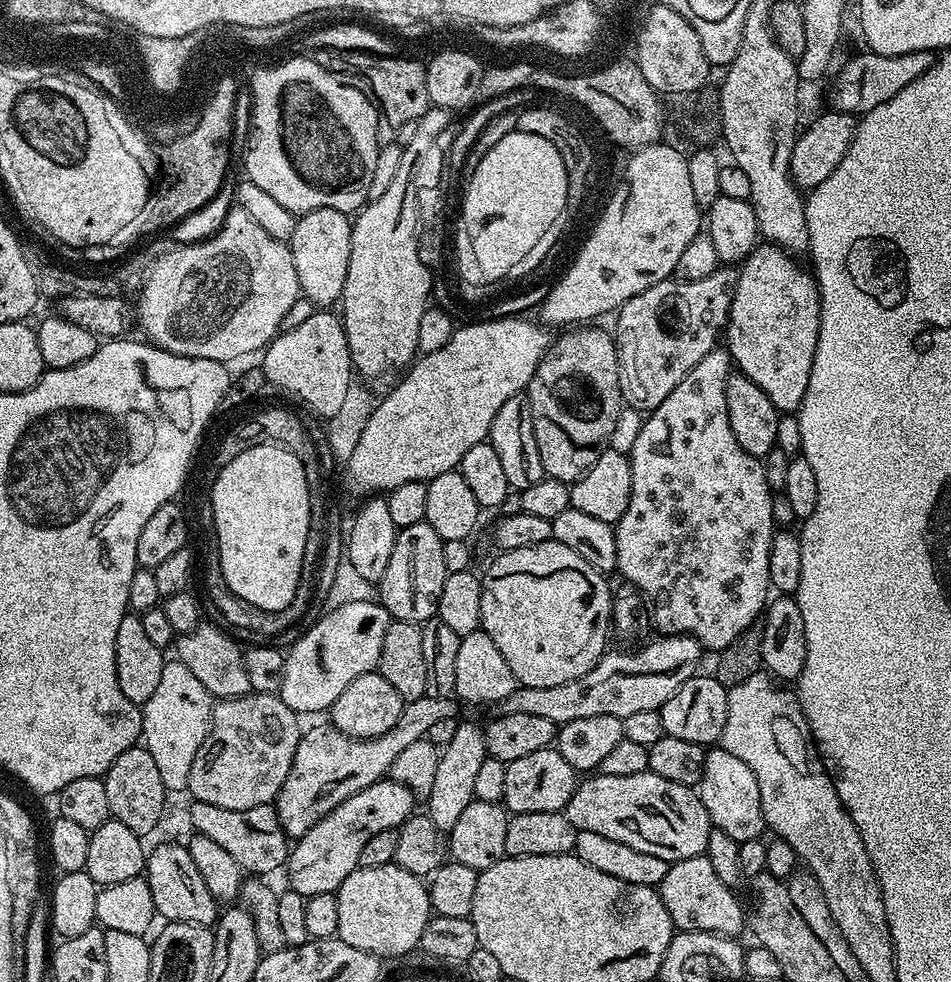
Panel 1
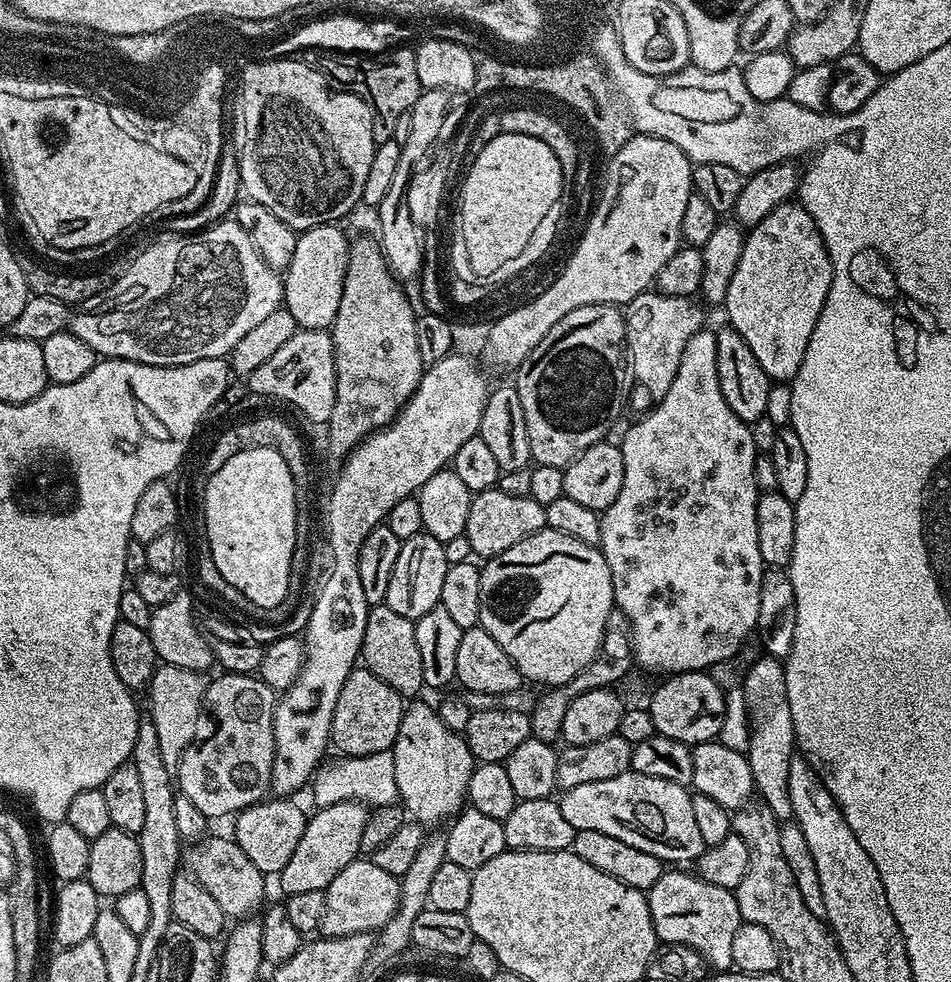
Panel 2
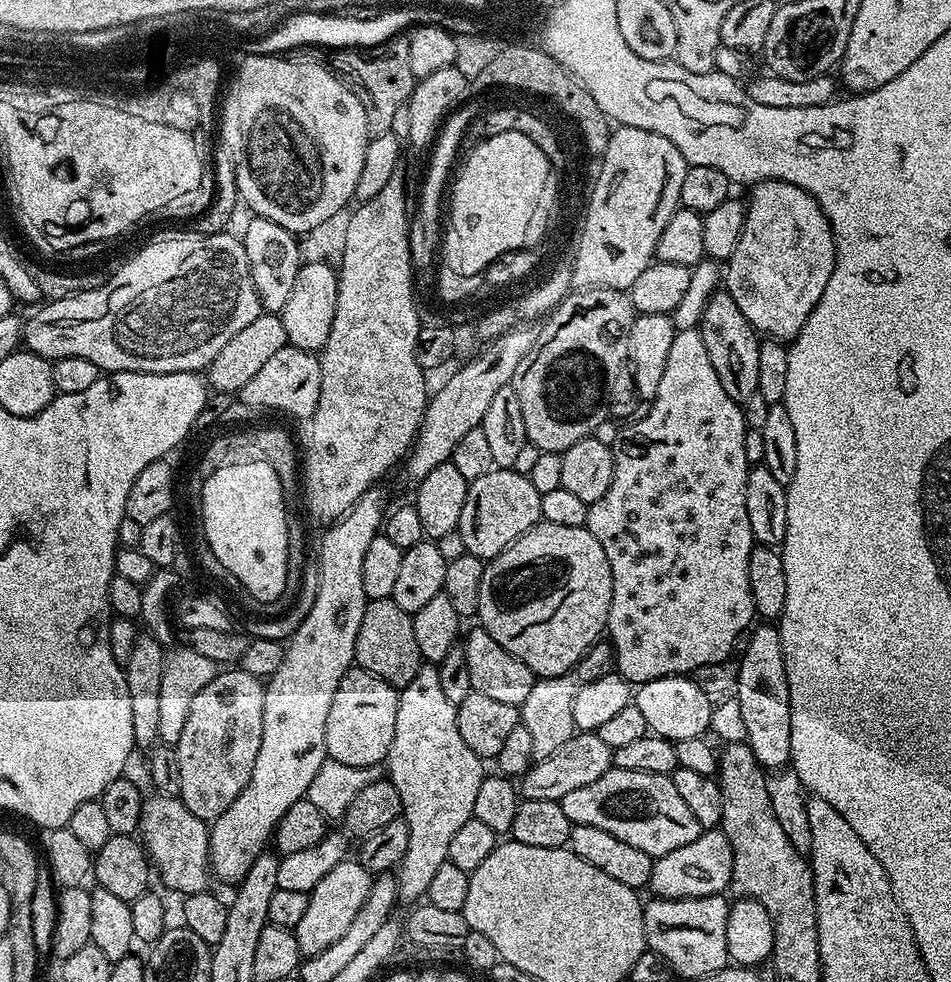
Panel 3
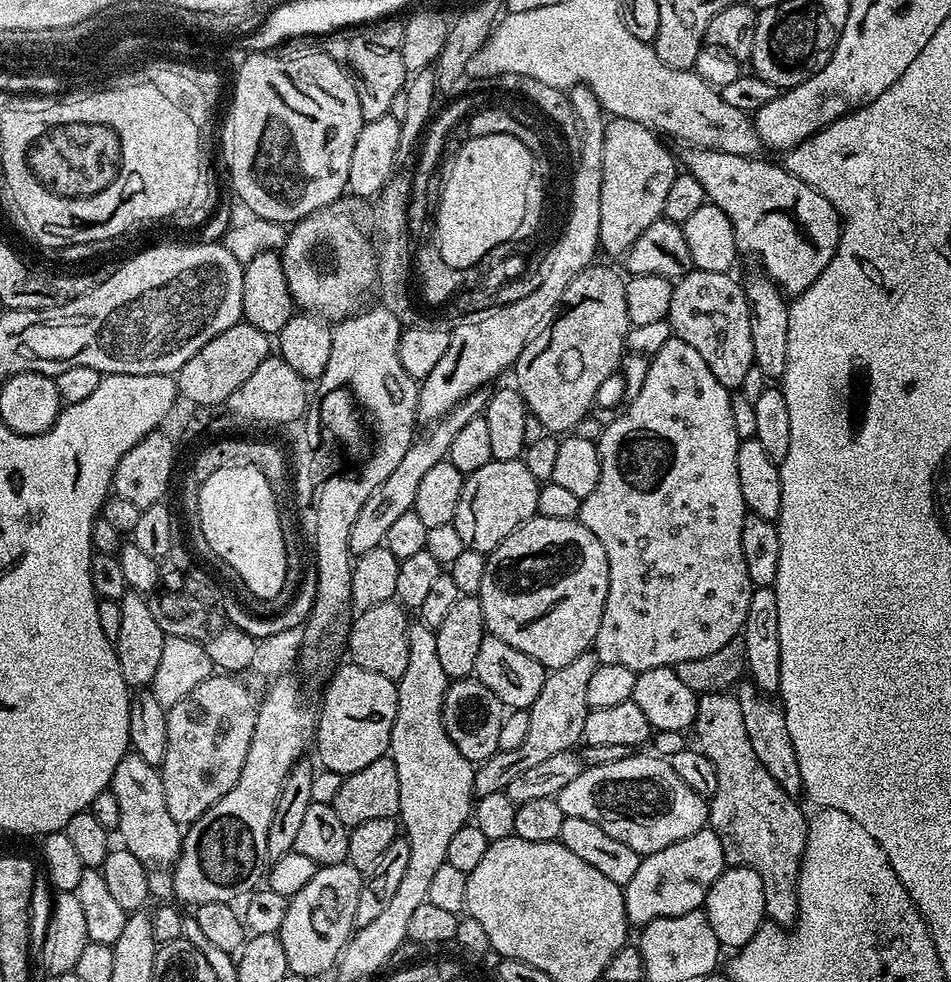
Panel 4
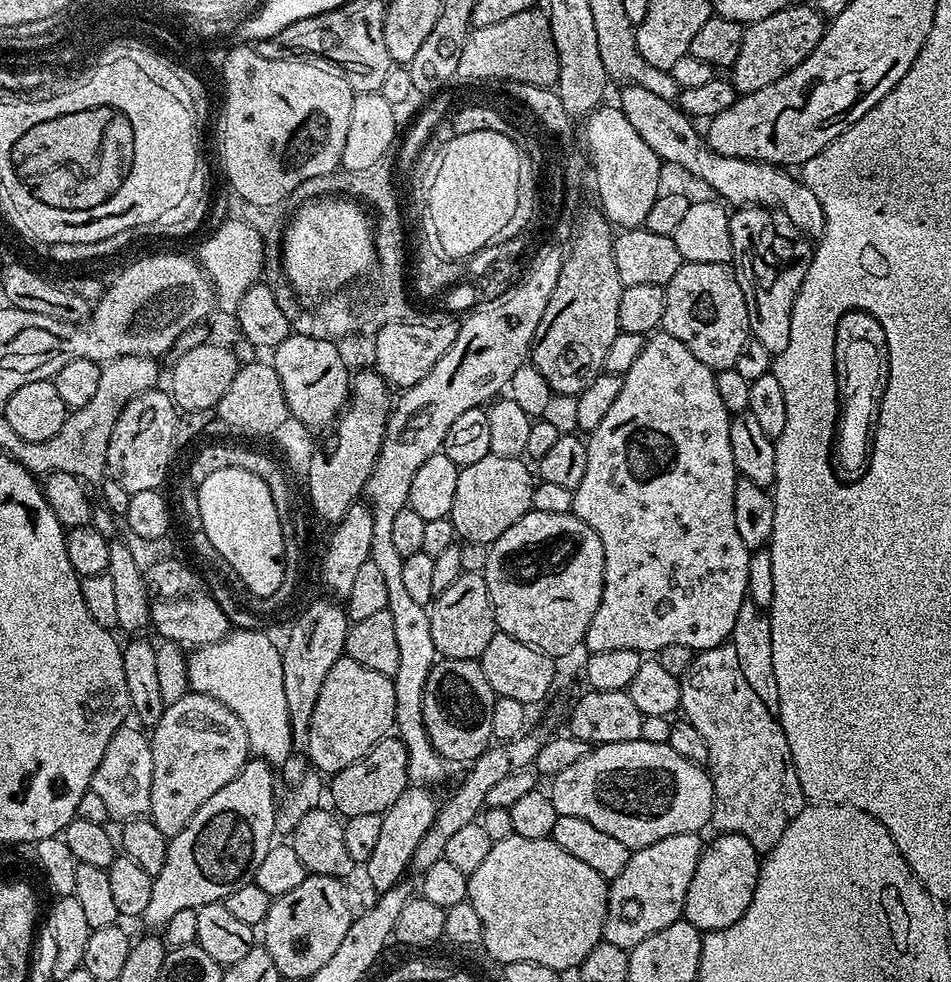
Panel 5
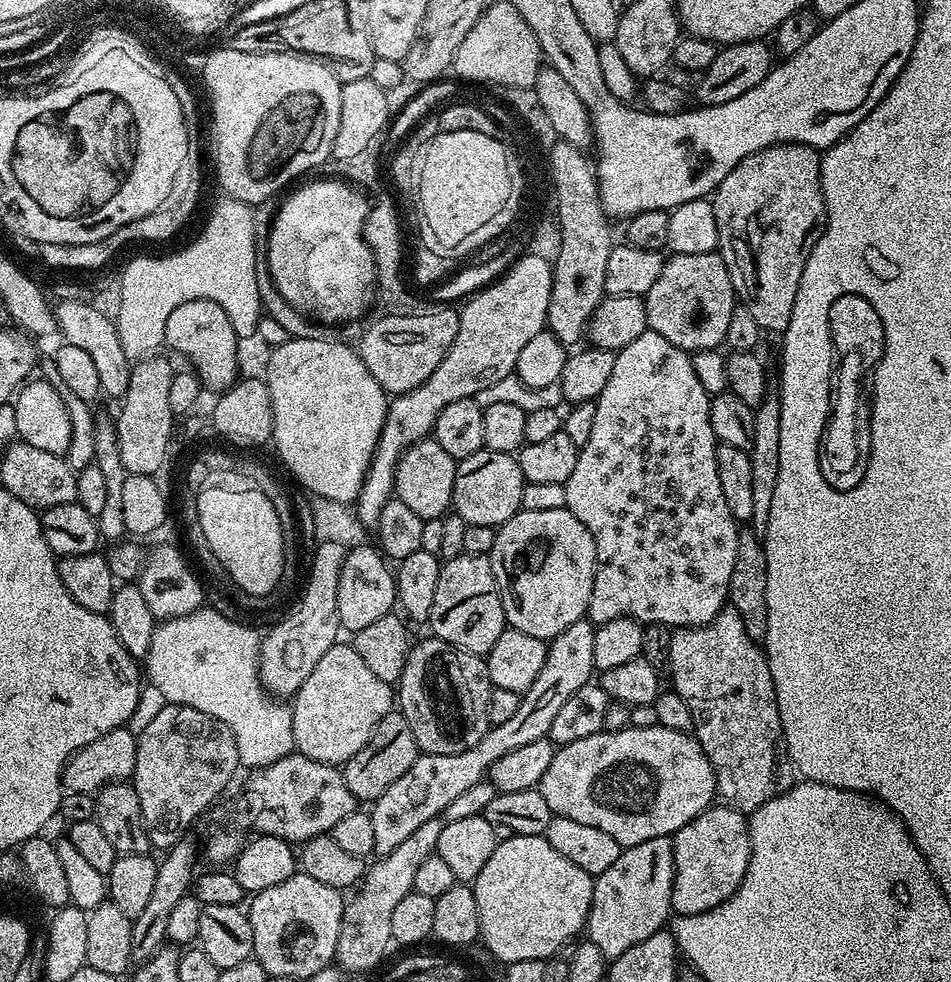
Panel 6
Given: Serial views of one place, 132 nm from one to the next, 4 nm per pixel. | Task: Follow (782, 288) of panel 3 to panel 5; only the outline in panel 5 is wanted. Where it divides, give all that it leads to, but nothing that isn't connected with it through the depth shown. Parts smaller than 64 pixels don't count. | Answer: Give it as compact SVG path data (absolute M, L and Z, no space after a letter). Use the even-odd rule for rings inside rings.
M624 86L618 99L618 107L634 130L642 137L642 142L658 154L665 165L677 164L685 168L696 180L709 184L715 195L728 206L755 206L784 212L784 216L800 232L816 238L824 231L824 207L810 194L803 180L792 176L791 171L775 164L764 164L761 160L743 160L718 154L709 148L705 137L696 133L697 125L690 117L681 112L673 101L658 94L650 94L642 86ZM696 127L696 128L695 128ZM720 196L721 197L720 197ZM777 208L777 209L776 209Z

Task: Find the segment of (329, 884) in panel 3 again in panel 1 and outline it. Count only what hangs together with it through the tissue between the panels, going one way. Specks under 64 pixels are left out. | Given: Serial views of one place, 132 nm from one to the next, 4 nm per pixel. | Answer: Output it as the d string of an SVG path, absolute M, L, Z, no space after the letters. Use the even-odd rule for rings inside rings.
M394 862L386 866L358 867L350 874L346 874L346 882L342 882L336 897L338 898L336 936L339 943L355 946L357 950L366 950L366 954L374 954L381 958L404 956L412 947L415 949L422 938L422 930L426 930L428 921L433 915L425 881L419 876L410 874L410 870L402 870Z

